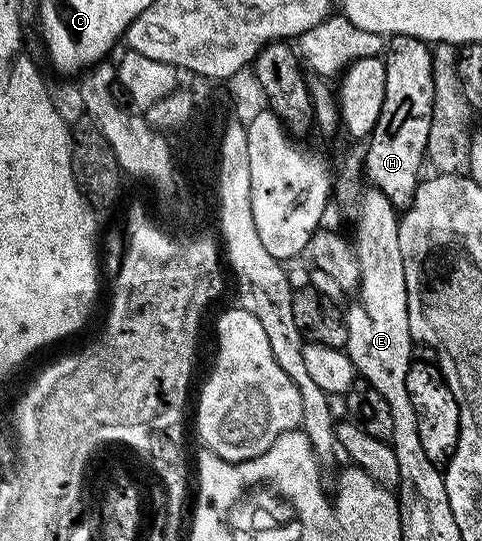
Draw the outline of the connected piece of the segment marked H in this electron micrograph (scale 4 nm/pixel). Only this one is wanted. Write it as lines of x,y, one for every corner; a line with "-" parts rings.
394,35
388,40
383,51
383,62
387,73
387,89
383,97
383,109
379,113
379,121
375,121
372,135
368,136
369,148
363,158
363,175
372,186
387,197
393,208
408,209
413,203
413,195
417,185
423,178
421,162
426,162
428,149
428,133
431,130
432,101
435,96
432,80
432,50
430,44
422,39
412,39
406,35

